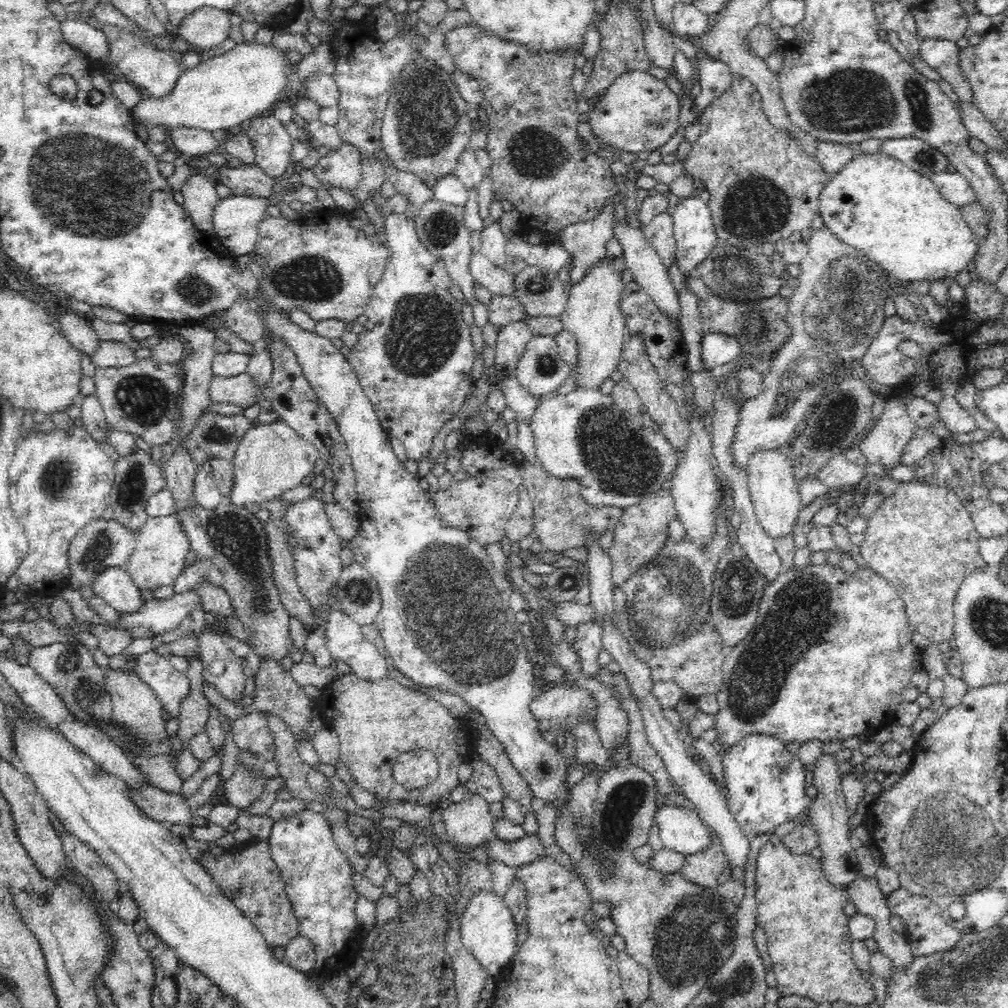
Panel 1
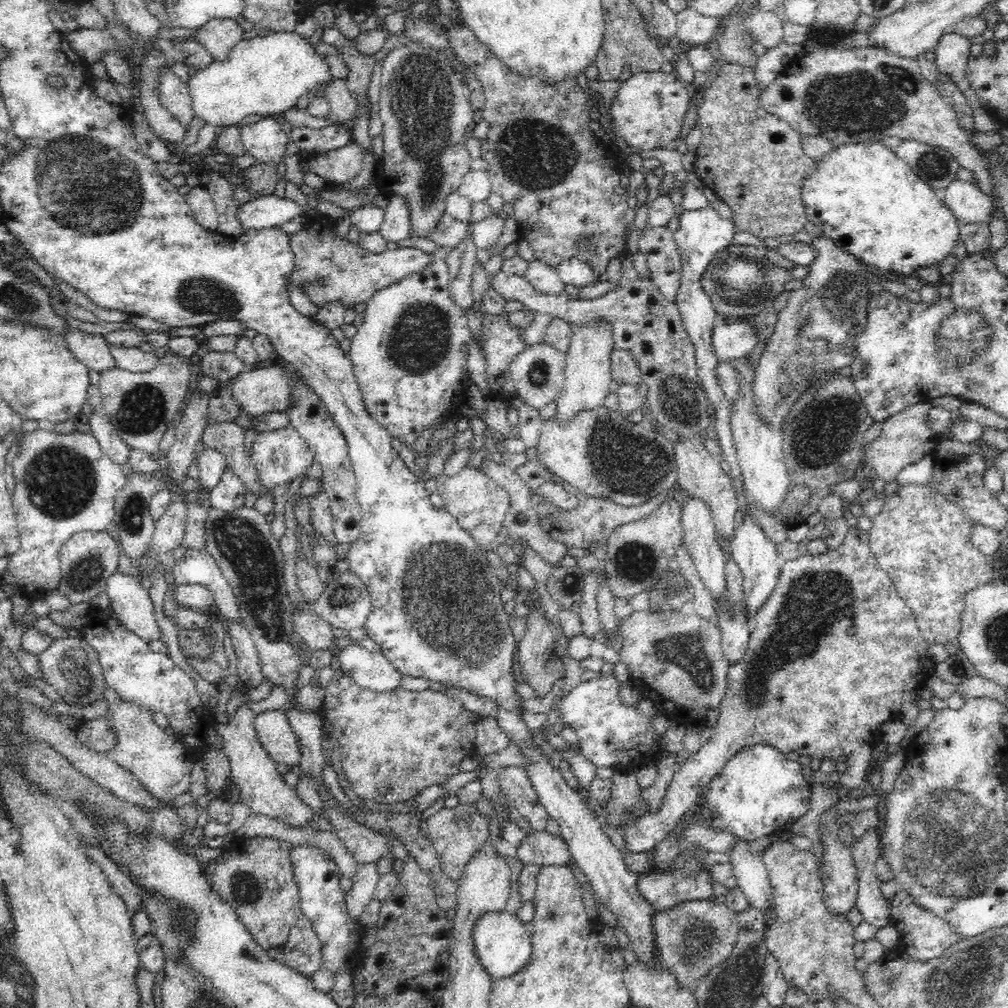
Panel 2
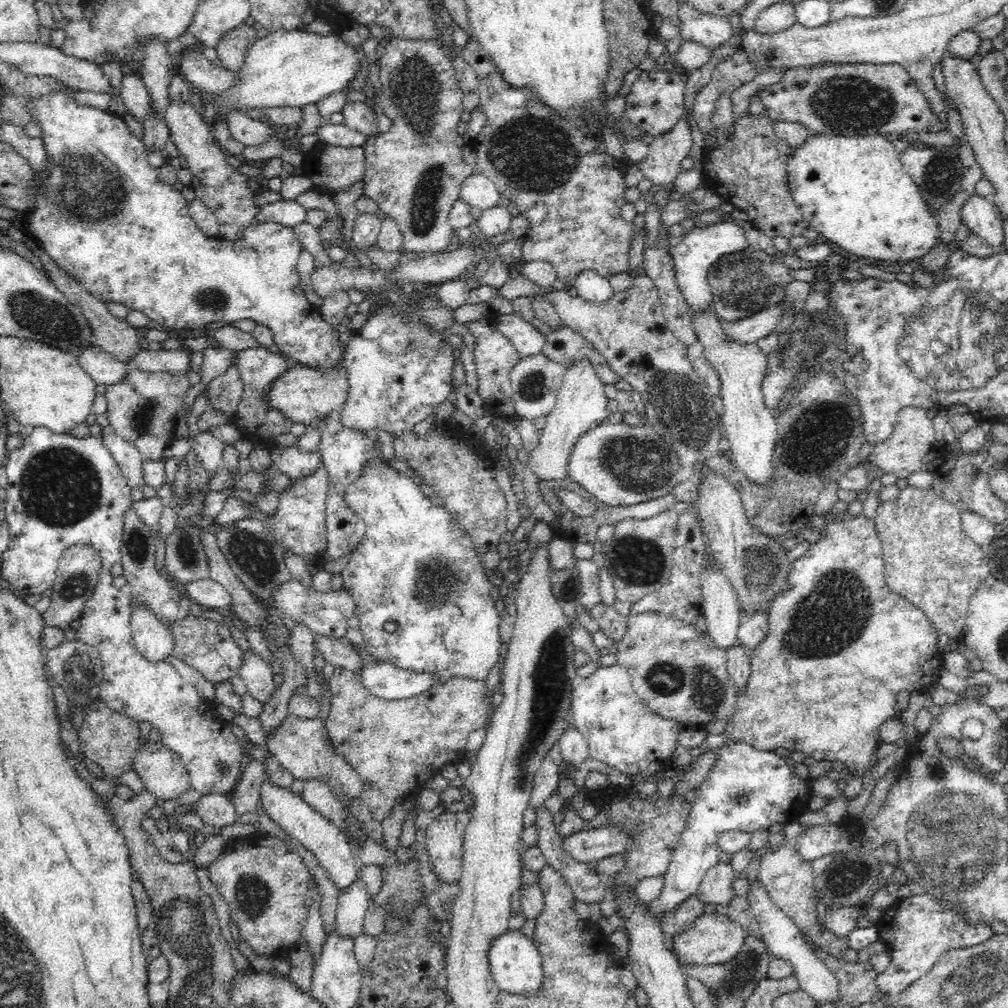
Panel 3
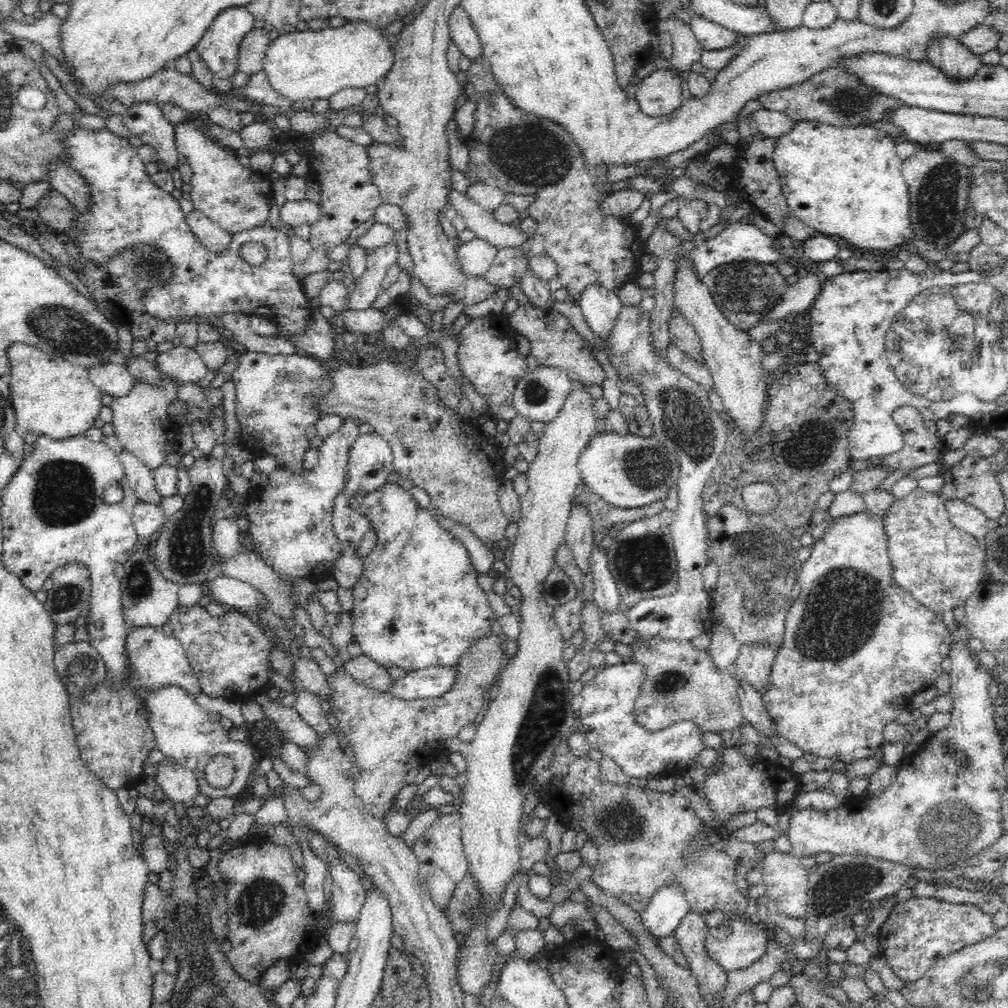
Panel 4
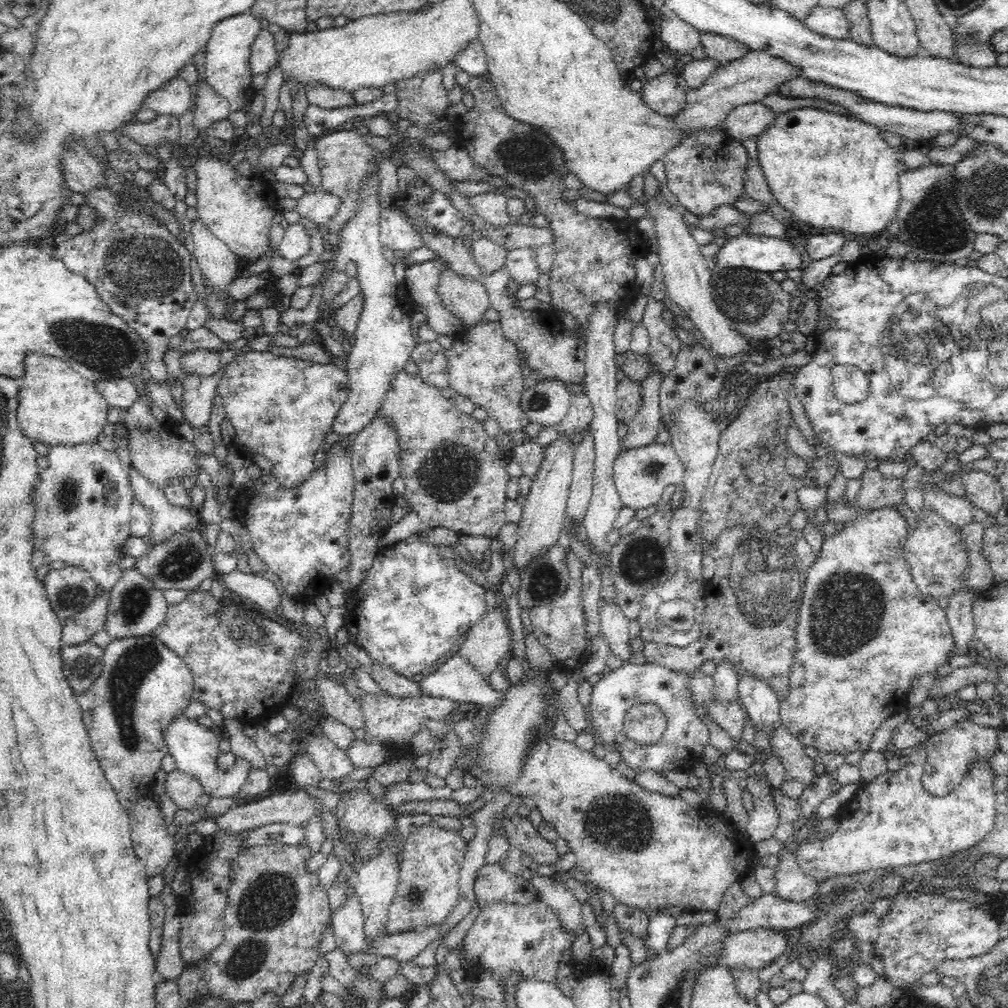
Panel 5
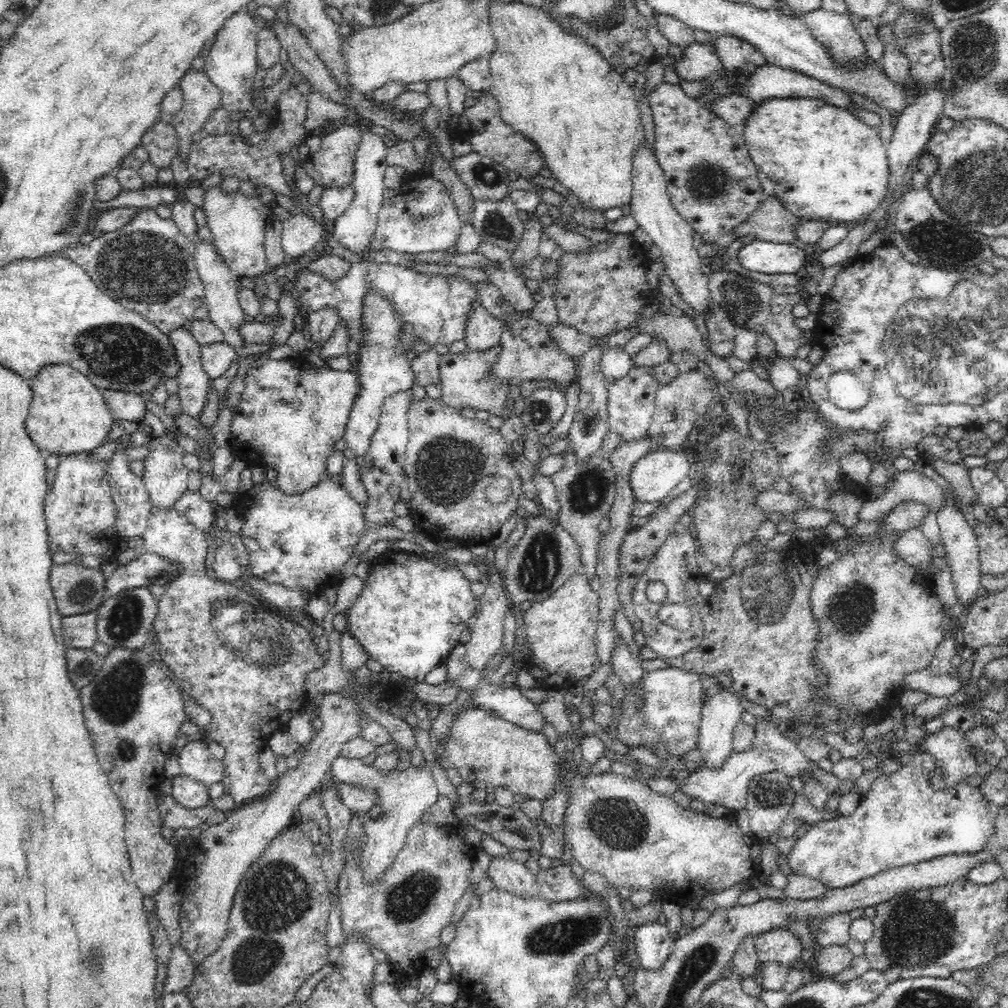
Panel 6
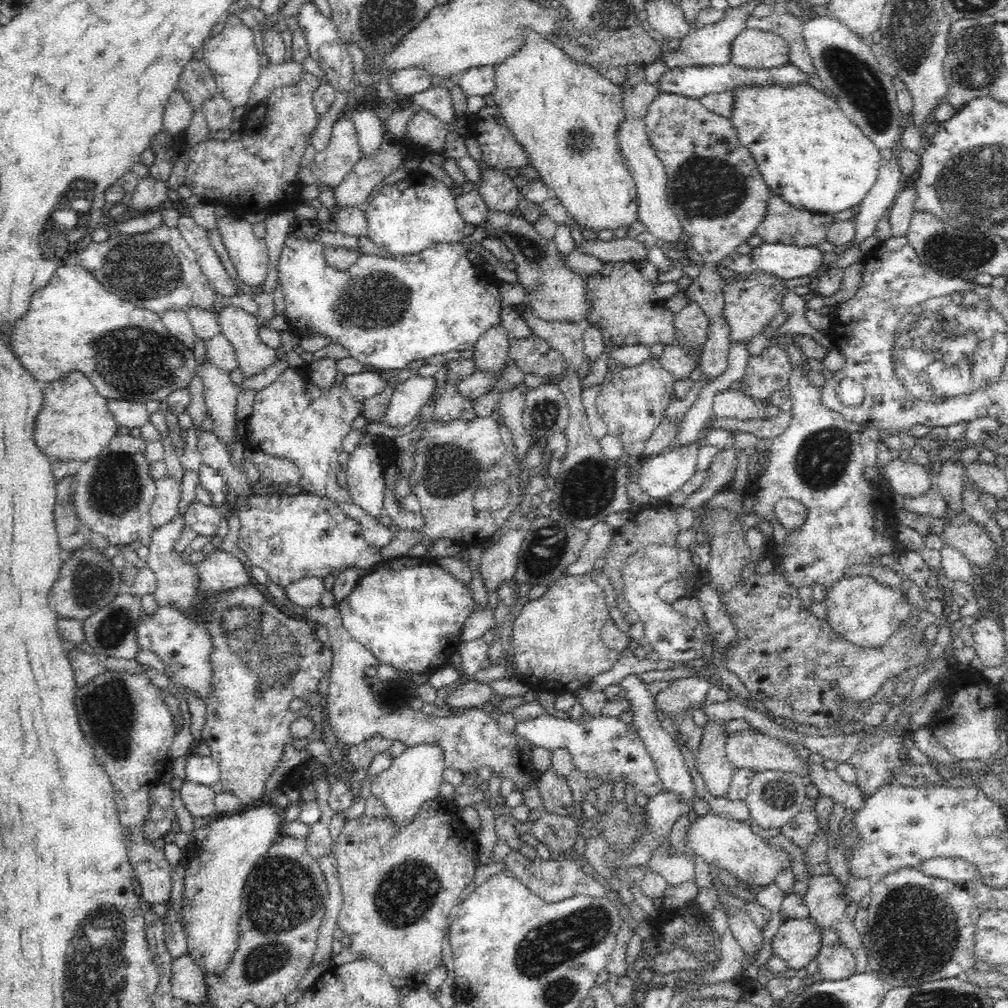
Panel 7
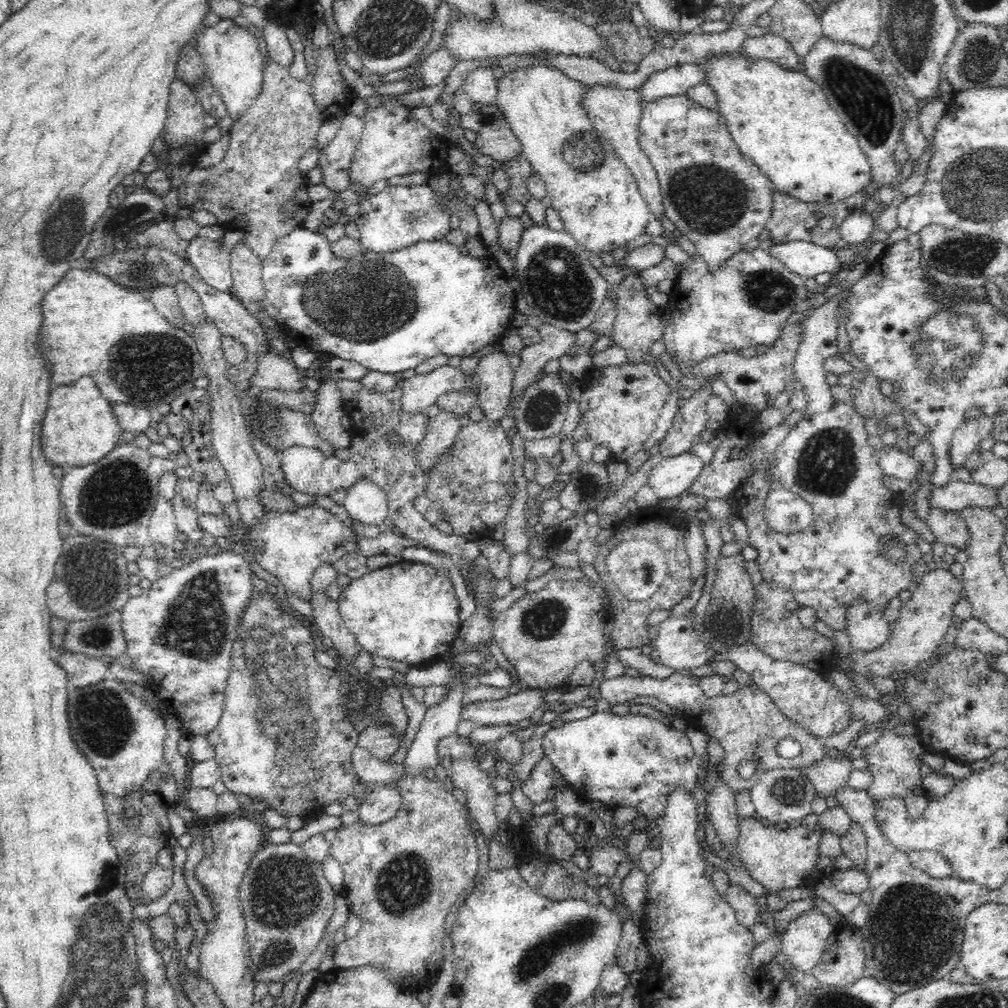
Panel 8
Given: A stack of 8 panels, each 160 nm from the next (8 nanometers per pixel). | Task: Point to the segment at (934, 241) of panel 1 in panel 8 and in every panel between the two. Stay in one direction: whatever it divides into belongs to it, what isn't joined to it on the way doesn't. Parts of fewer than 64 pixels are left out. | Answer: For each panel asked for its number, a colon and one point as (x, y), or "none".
2: (871, 203)
3: (854, 190)
4: (845, 181)
5: (832, 171)
6: (823, 163)
7: (808, 152)
8: (780, 118)

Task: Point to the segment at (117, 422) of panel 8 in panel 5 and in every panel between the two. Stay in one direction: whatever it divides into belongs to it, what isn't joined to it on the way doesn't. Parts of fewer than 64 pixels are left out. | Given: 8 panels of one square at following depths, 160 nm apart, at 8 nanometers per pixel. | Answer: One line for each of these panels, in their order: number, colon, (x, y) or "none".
5: (58, 406)
6: (69, 415)
7: (75, 422)

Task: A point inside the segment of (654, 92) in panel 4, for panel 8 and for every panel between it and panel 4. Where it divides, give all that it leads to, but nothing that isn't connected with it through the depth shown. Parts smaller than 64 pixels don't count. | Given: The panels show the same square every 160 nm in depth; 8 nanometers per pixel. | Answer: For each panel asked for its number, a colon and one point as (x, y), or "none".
5: (662, 94)
6: (712, 182)
7: (714, 187)
8: (719, 200)

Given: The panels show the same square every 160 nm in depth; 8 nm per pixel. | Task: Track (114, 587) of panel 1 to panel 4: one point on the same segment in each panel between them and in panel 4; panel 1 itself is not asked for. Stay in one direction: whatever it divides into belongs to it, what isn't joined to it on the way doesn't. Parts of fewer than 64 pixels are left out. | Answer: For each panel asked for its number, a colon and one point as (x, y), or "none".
2: (131, 603)
3: (153, 638)
4: (112, 721)

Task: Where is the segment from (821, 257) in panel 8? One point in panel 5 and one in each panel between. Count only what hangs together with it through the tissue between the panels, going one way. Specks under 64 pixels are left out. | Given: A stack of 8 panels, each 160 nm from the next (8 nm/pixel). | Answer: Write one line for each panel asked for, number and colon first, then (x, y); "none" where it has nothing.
5: (748, 250)
6: (769, 258)
7: (788, 262)

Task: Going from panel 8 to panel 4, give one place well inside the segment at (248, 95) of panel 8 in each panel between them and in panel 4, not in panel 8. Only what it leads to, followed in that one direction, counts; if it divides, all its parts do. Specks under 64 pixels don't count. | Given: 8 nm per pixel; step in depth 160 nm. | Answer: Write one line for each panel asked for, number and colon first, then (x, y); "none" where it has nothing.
4: (220, 48)
5: (227, 70)
6: (231, 63)
7: (232, 57)

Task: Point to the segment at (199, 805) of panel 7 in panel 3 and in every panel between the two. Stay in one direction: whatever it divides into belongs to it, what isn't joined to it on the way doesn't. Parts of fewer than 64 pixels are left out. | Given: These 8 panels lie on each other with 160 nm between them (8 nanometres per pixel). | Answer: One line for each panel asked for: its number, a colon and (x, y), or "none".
3: (163, 774)
4: (179, 784)
5: (184, 790)
6: (192, 795)

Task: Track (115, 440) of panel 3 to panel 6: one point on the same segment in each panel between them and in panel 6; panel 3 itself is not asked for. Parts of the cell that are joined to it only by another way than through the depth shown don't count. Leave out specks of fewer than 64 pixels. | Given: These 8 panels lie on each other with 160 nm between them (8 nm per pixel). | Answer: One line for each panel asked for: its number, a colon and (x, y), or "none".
4: (140, 478)
5: (167, 519)
6: (238, 657)

